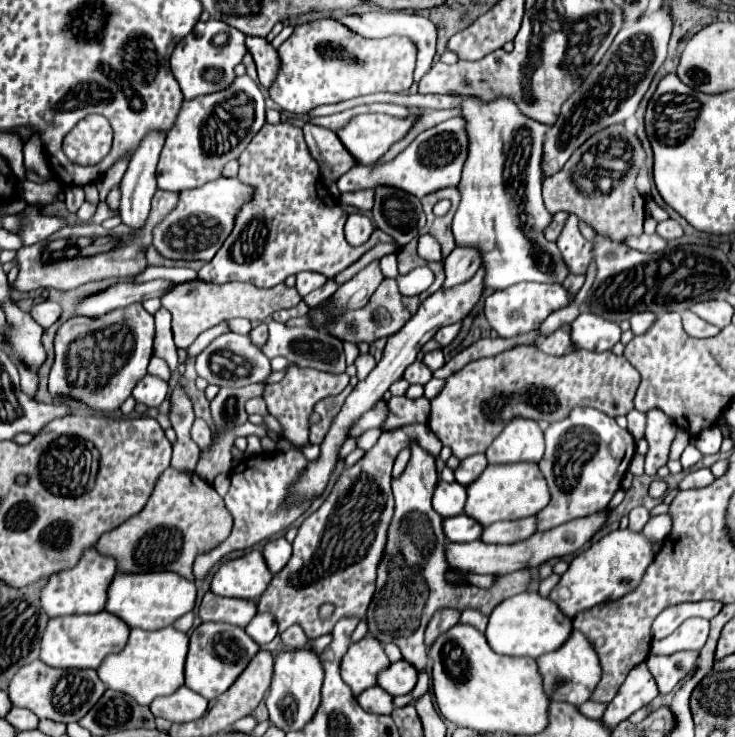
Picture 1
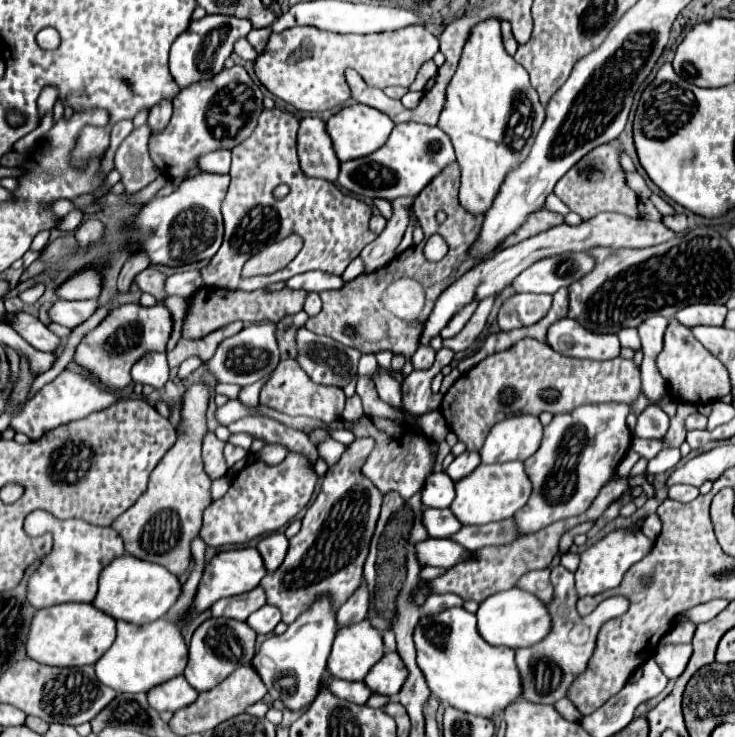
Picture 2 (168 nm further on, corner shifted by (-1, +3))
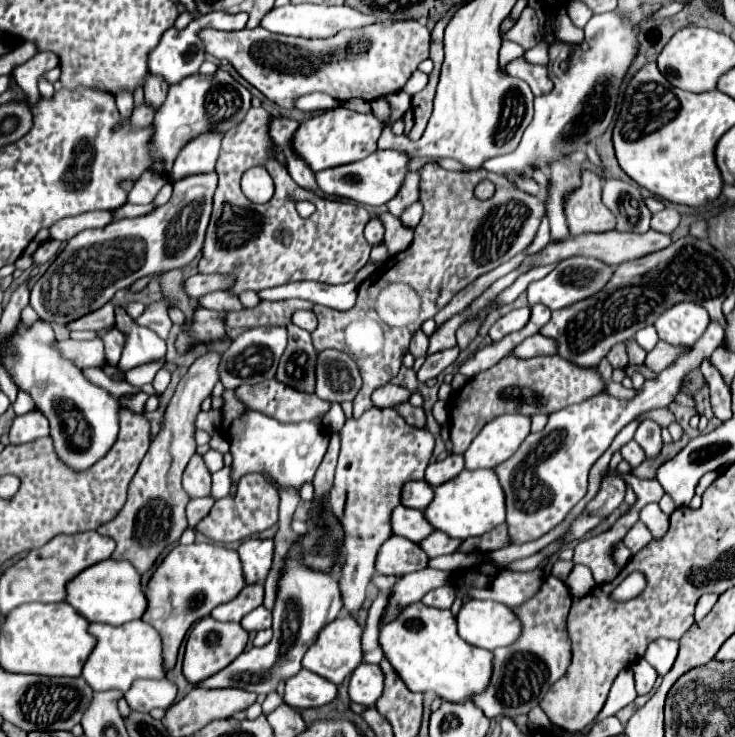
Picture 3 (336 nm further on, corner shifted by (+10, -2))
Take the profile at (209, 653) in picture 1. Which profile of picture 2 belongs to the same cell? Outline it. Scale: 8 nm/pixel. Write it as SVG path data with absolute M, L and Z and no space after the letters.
M210 618L202 622L192 636L190 660L184 670L184 676L190 682L190 686L194 686L198 692L210 690L224 678L228 678L236 668L248 664L254 652L256 652L256 632L246 622L228 618Z

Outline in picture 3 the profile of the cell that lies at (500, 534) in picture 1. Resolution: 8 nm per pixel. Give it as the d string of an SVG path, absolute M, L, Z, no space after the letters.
M435 531L427 539L423 539L419 545L433 559L433 557L439 557L439 555L447 555L447 553L459 551L463 541L461 539L453 539L453 537L445 535L445 533L441 533L441 531Z

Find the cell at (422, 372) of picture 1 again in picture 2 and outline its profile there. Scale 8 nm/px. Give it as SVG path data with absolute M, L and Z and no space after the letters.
M428 344L428 346L420 346L418 352L412 356L412 362L414 362L414 368L430 368L434 364L434 356L436 356L436 350Z

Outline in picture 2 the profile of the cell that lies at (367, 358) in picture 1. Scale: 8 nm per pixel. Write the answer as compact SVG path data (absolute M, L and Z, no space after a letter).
M380 370L380 374L378 374L378 376L372 376L372 380L376 382L378 396L380 396L386 404L390 404L390 406L398 408L400 412L404 412L402 402L400 402L400 398L398 398L398 394L400 394L400 384L398 384L386 370Z

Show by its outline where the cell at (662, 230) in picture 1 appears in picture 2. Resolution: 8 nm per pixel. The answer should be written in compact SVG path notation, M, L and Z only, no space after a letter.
M676 212L676 214L672 214L672 216L664 216L662 222L664 222L670 230L674 230L674 232L682 232L682 230L688 228L688 216L682 214L682 212Z

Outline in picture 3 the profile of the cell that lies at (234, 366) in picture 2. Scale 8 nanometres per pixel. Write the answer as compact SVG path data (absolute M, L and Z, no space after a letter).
M253 327L239 333L239 337L235 337L231 345L225 349L225 353L221 355L219 377L221 377L223 387L237 389L243 383L255 385L265 379L271 379L275 375L279 357L285 351L285 343L287 343L285 327Z

